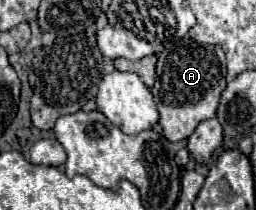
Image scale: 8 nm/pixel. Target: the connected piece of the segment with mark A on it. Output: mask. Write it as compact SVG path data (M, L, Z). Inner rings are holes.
M188 36L182 38L180 42L164 48L162 54L158 54L158 64L156 64L156 84L152 88L152 96L160 114L158 124L162 126L162 136L168 138L170 142L180 142L188 138L196 126L202 120L210 120L216 116L216 108L220 102L220 94L226 88L226 58L220 46L210 46L210 44L198 44L190 40Z

